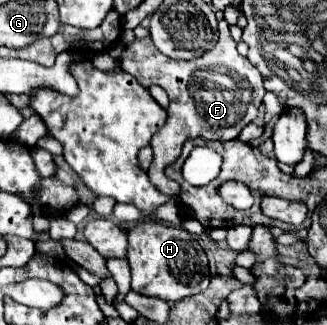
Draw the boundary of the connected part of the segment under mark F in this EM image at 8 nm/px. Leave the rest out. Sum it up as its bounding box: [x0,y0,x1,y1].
[119,19,265,197]

